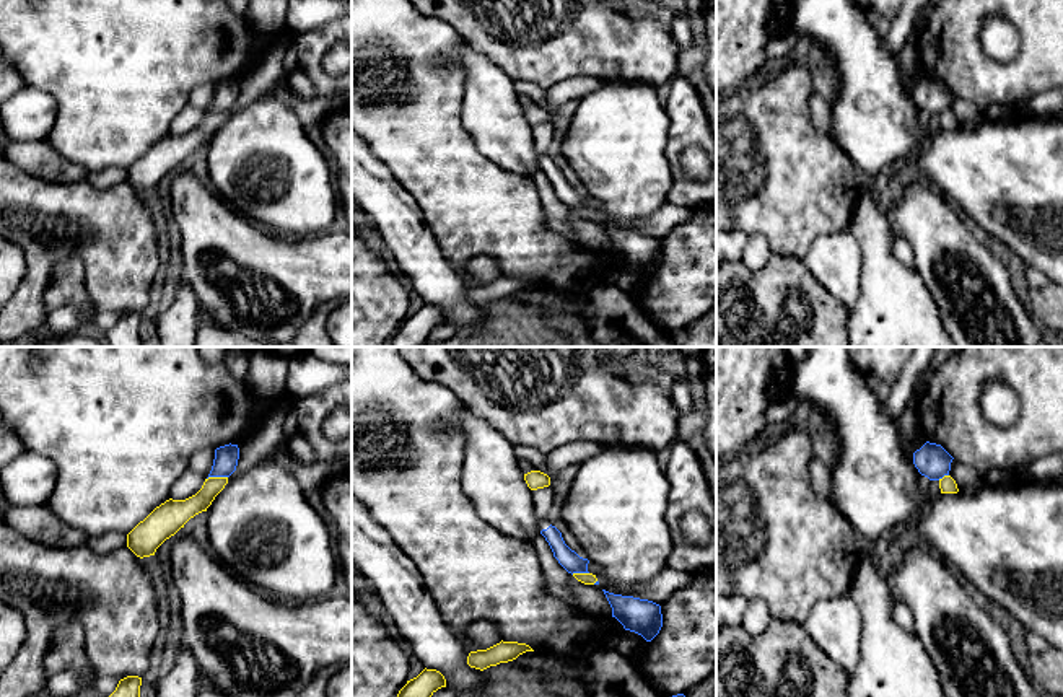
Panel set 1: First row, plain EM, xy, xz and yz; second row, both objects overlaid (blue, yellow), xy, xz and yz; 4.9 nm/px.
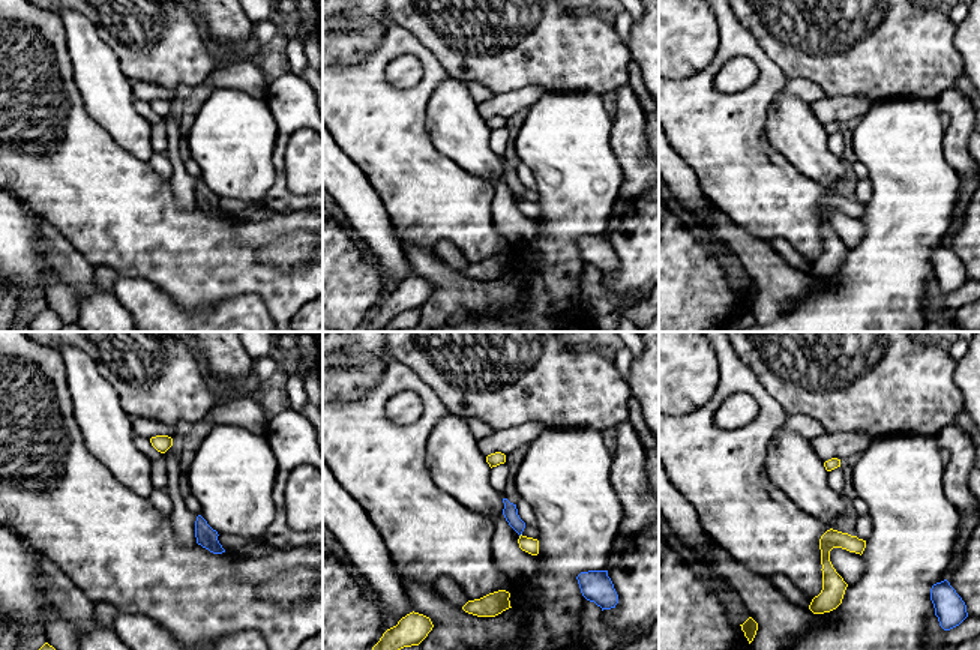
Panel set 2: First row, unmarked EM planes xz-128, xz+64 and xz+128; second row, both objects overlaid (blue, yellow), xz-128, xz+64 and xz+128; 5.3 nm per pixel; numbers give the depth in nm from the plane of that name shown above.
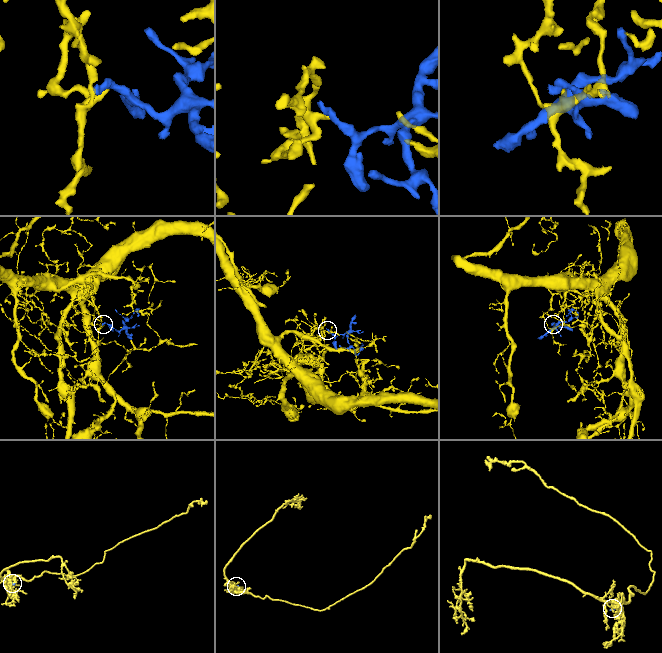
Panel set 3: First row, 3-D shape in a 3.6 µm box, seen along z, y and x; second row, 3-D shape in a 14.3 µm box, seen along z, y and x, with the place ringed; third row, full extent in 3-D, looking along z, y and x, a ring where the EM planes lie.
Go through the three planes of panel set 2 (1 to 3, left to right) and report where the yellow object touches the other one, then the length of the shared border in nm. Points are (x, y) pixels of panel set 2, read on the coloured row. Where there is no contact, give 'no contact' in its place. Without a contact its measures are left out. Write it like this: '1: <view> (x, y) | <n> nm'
1: no contact
2: no contact
3: no contact

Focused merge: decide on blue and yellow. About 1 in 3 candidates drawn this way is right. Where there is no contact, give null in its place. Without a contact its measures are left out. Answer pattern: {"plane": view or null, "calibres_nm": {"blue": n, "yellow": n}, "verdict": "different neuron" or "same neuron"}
{"plane": "xy", "calibres_nm": {"blue": 120, "yellow": 110}, "verdict": "different neuron"}

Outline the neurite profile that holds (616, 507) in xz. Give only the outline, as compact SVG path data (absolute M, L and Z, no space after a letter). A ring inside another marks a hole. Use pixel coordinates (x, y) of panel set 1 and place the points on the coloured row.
M606 446L578 466L562 518L601 568L602 590L643 599L635 588L667 568L669 490L654 451L645 448Z

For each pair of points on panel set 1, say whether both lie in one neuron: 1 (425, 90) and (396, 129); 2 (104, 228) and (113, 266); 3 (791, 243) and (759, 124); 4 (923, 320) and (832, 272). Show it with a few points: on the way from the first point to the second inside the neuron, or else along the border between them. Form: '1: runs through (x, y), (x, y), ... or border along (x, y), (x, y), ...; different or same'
1: runs through (417, 100), (406, 119); same
2: runs through (113, 238), (113, 256); same
3: runs through (790, 214), (790, 191), (759, 160), (759, 153); same
4: border along (858, 246), (860, 297), (850, 310); different

